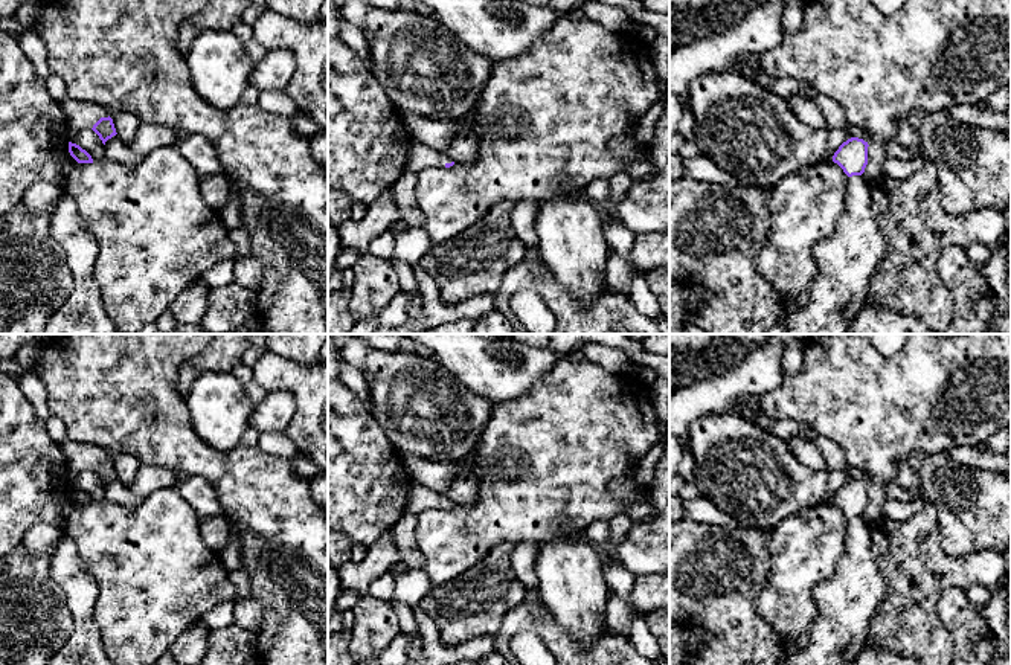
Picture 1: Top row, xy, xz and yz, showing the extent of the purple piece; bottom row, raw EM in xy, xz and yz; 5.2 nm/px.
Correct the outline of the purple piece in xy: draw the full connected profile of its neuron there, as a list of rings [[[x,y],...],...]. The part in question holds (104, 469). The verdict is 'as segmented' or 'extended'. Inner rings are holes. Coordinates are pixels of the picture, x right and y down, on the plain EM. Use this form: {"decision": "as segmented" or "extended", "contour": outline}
{"decision": "extended", "contour": [[[66,439],[61,448],[72,477],[81,471],[90,470],[105,487],[108,480],[117,476],[108,451],[98,445]]]}

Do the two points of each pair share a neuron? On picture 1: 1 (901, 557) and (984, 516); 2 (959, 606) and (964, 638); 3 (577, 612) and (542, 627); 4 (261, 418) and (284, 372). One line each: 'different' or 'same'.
1: different
2: same
3: different
4: different

